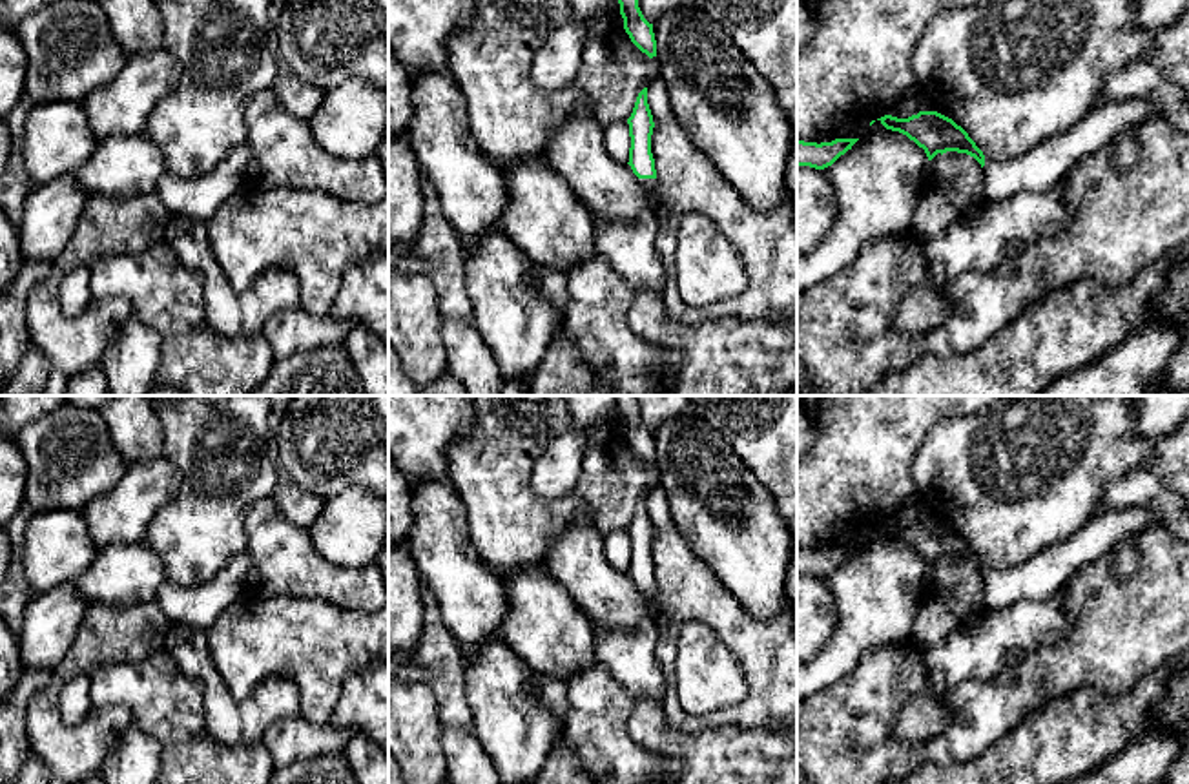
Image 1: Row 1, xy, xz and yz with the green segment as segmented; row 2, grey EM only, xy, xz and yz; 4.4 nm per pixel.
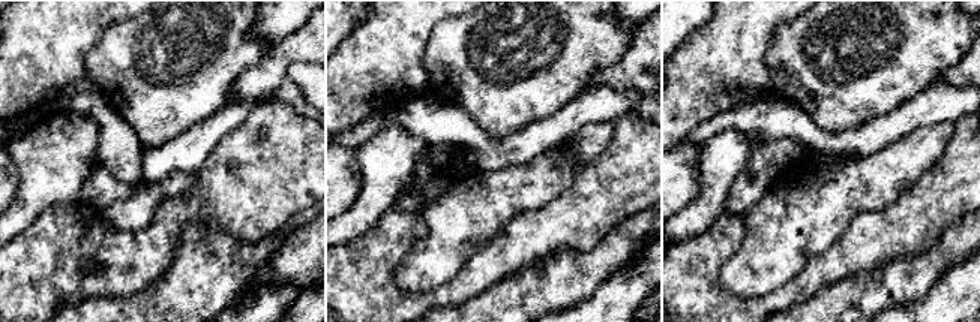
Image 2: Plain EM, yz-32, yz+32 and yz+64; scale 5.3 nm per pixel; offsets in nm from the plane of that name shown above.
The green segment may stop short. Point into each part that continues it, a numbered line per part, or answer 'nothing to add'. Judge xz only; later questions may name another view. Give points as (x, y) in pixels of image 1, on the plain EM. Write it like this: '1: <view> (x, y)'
1: xz (630, 655)

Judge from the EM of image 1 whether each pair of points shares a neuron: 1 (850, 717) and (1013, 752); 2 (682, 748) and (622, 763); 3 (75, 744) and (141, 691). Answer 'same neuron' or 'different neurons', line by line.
1: different neurons
2: different neurons
3: different neurons

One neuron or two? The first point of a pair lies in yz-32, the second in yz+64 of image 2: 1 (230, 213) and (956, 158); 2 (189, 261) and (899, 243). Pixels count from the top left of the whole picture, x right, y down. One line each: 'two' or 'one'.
1: one
2: two

